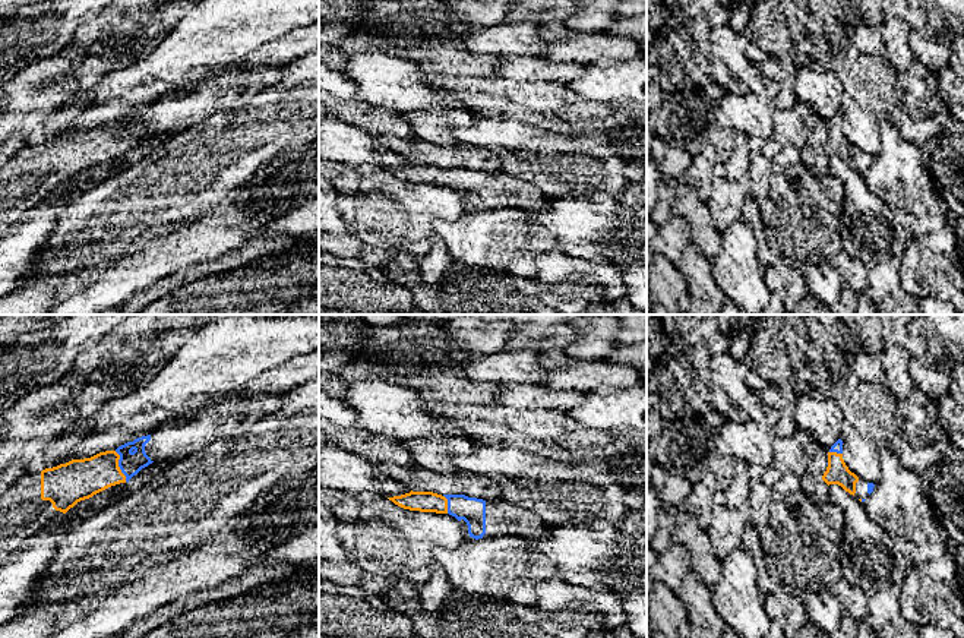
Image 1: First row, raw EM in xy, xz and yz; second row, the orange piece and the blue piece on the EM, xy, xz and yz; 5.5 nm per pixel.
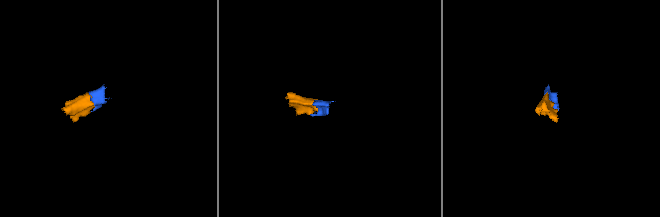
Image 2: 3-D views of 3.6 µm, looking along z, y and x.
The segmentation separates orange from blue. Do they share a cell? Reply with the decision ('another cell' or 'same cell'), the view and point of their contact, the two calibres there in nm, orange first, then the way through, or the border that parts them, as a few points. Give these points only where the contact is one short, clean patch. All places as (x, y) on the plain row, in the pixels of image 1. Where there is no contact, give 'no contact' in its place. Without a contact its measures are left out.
same cell; contact xy (117, 138); calibres 220 and 130 nm; way xy (76, 152), (117, 138), (130, 135)

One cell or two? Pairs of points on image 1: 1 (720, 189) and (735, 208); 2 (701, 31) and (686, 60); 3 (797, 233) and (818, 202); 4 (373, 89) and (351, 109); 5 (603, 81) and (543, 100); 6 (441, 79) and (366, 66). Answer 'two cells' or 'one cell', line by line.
1: one cell
2: one cell
3: one cell
4: two cells
5: two cells
6: two cells

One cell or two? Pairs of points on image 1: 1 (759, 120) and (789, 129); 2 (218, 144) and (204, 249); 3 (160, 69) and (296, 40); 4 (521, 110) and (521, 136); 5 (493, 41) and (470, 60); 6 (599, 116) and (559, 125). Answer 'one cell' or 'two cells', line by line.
1: two cells
2: two cells
3: two cells
4: two cells
5: two cells
6: one cell

